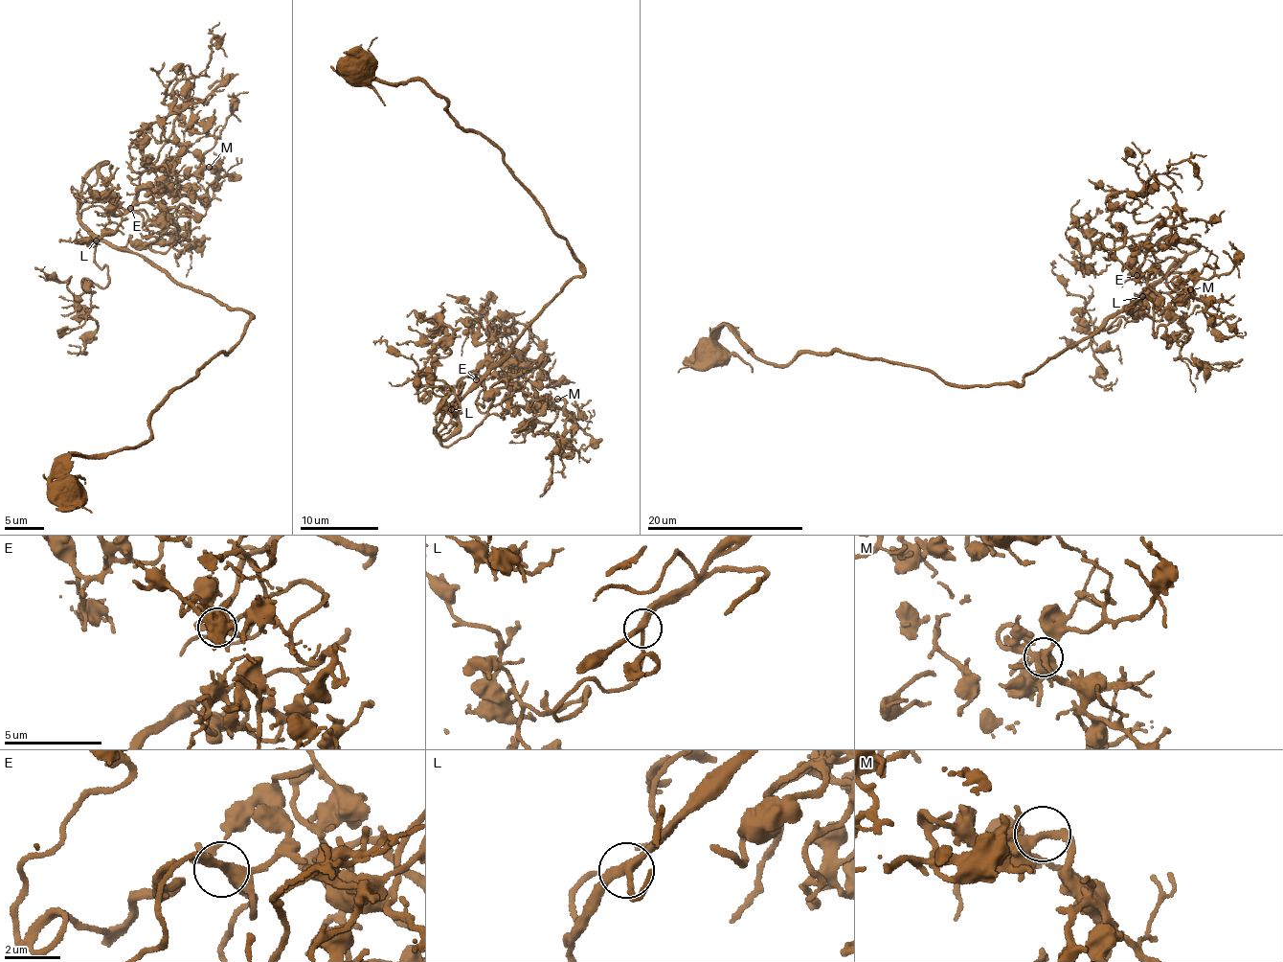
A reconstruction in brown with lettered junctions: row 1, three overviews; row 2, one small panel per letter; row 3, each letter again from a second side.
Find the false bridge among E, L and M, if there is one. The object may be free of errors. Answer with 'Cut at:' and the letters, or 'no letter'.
Cut at: no letter

